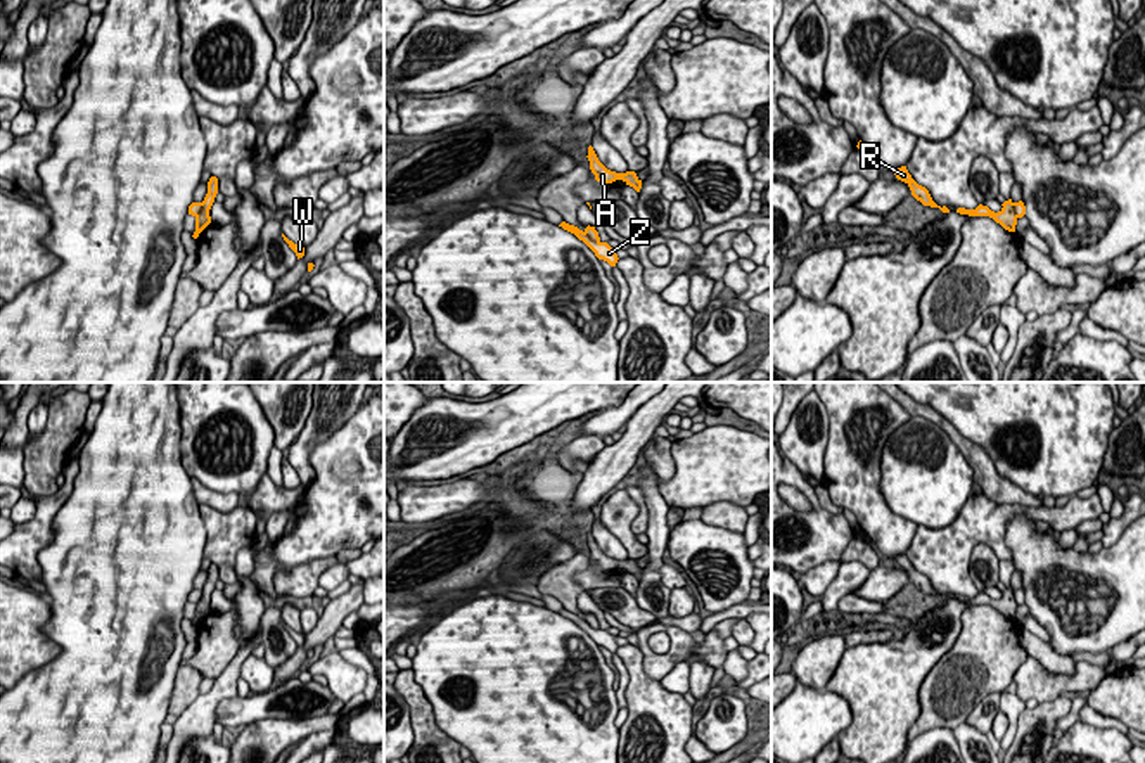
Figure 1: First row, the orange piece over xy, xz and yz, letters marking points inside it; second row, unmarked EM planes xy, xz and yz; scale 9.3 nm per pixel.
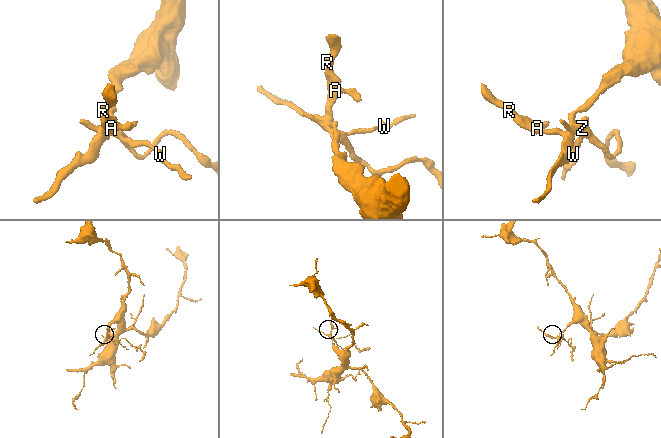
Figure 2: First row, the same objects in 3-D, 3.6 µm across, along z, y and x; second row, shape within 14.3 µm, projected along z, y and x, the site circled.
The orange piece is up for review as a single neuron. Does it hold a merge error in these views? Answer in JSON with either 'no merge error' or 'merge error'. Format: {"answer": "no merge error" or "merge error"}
{"answer": "merge error"}

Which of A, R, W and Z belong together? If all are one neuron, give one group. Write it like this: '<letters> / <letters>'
A R / W Z

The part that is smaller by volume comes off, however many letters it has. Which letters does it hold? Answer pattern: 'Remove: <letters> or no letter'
Remove: W, Z

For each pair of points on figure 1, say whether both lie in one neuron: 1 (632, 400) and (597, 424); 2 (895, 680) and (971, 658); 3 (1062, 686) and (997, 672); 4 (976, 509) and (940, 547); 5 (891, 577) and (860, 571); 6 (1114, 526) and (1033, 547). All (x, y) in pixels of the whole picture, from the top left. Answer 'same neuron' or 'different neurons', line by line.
1: same neuron
2: different neurons
3: different neurons
4: same neuron
5: different neurons
6: different neurons

